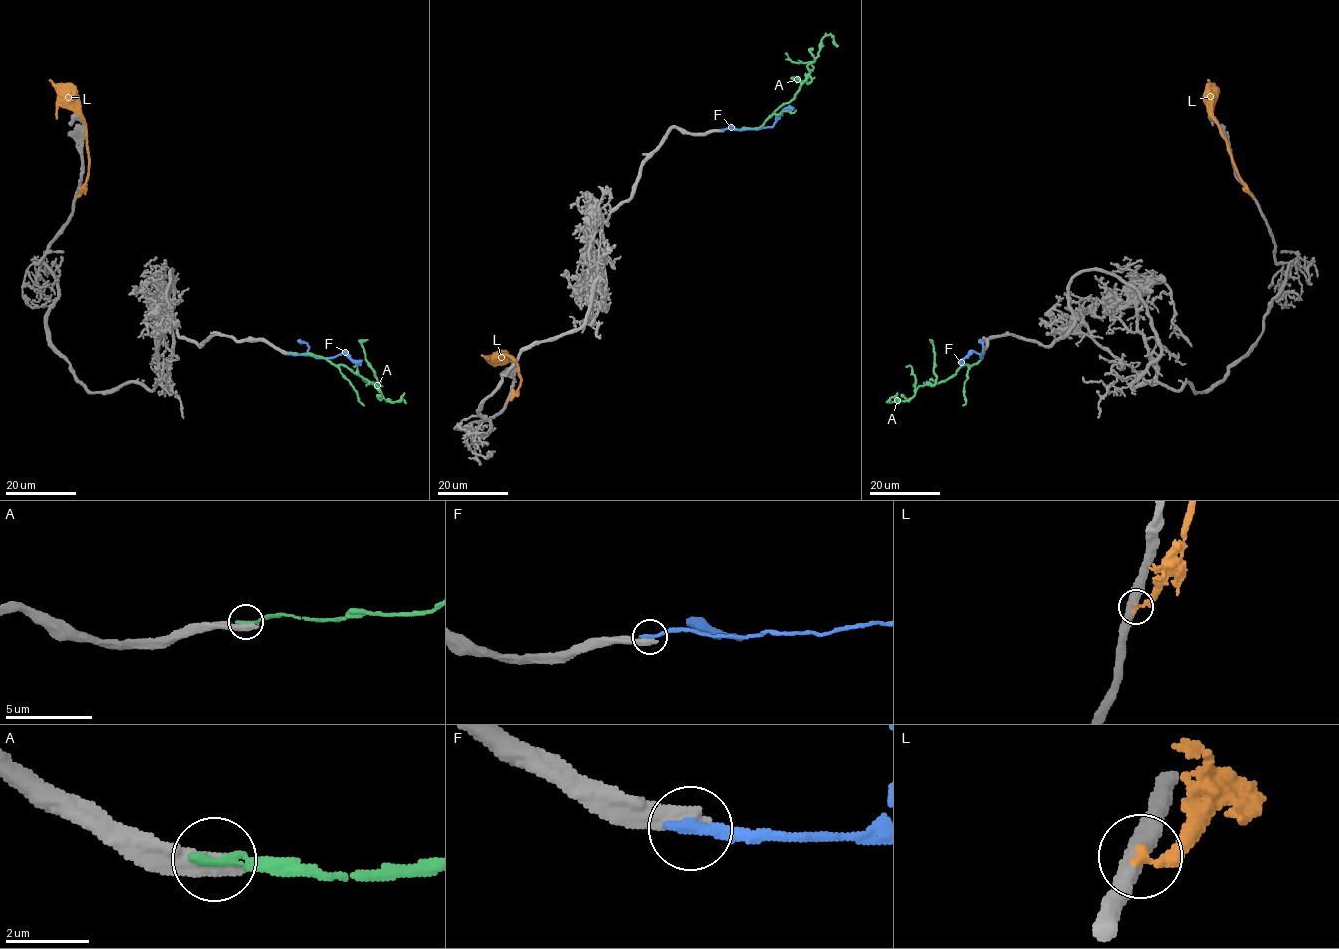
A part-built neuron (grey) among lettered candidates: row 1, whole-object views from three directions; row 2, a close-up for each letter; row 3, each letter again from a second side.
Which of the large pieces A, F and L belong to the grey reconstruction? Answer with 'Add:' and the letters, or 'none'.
Add: none

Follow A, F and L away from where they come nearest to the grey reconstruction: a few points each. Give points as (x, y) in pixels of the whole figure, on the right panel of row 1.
A: (983, 352), (980, 359), (963, 365), (950, 377), (919, 386), (909, 399), (888, 401), (896, 397), (899, 403)
F: (983, 354), (981, 358), (971, 351), (961, 365)
L: (1252, 197), (1237, 172), (1218, 123), (1209, 113), (1208, 79)

